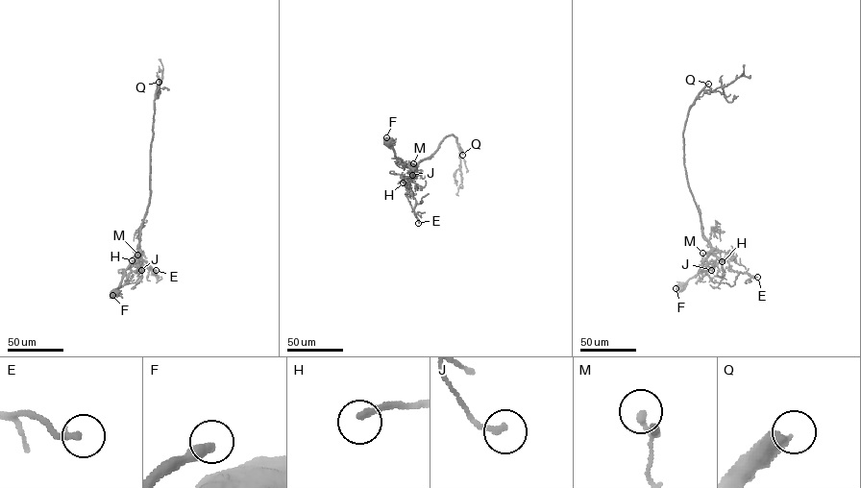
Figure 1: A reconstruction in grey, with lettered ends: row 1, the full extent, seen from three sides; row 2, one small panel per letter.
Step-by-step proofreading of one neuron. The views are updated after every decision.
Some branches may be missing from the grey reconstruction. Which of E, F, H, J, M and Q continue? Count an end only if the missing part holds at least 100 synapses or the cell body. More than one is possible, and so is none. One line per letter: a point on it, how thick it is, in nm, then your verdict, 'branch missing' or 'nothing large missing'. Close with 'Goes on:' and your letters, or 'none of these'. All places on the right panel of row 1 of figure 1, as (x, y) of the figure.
E: (757, 277) | 220 nm | nothing large missing
F: (676, 288) | 380 nm | nothing large missing
H: (722, 261) | 240 nm | nothing large missing
J: (711, 270) | 170 nm | nothing large missing
M: (702, 253) | 240 nm | nothing large missing
Q: (708, 84) | 400 nm | branch missing
Goes on: Q

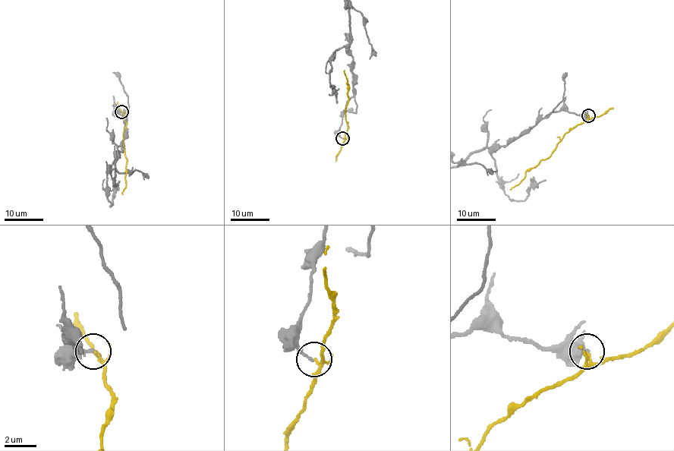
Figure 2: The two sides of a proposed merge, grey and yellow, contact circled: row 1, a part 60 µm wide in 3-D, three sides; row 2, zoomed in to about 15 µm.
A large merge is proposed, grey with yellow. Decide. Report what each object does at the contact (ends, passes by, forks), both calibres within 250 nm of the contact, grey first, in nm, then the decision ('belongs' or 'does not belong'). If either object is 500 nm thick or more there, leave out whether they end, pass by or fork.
grey ends | yellow forks | 180/80 nm | does not belong

